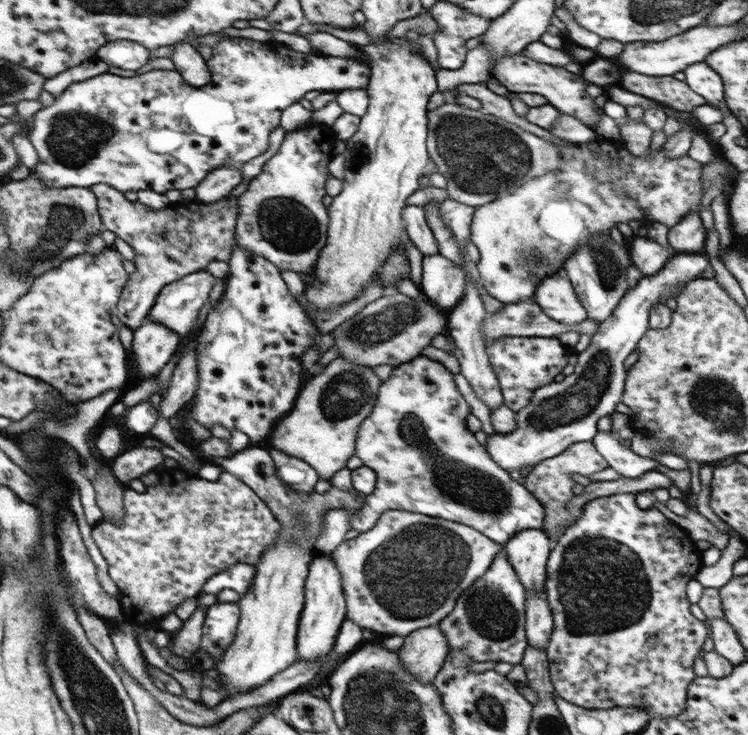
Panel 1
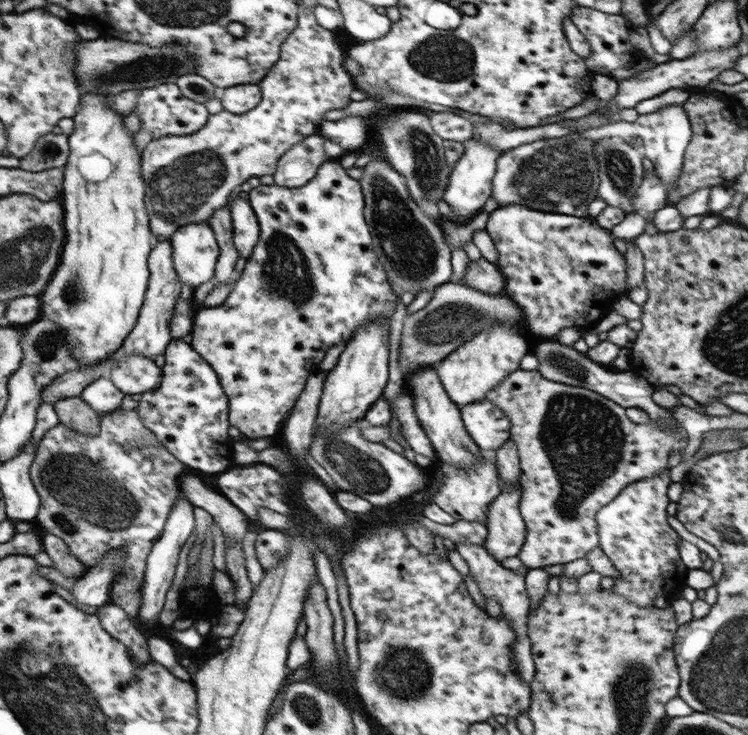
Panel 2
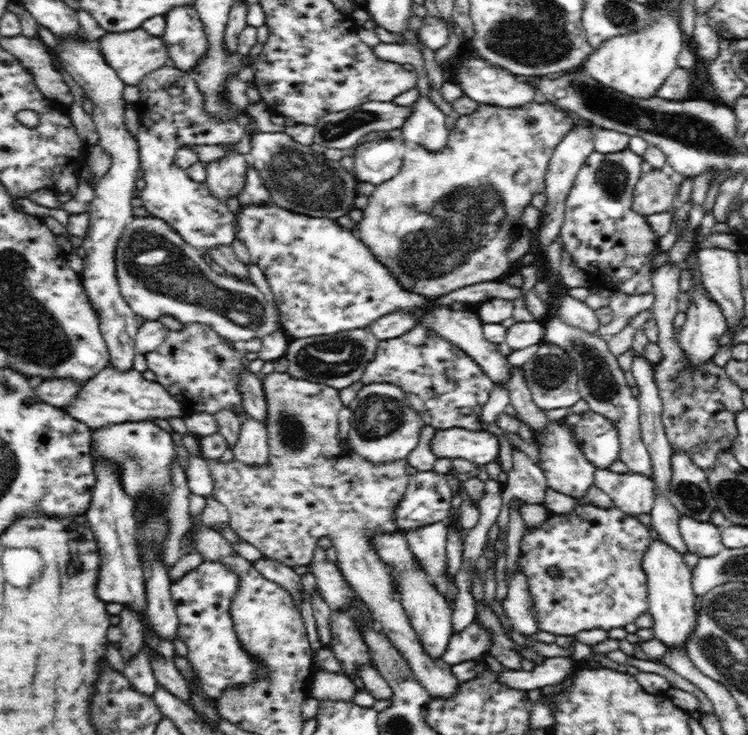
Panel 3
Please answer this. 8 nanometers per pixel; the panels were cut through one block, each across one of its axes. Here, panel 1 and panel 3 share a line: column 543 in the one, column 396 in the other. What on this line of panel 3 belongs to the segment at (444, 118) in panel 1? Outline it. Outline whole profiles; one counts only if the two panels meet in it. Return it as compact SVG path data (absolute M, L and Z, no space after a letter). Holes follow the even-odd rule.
M376 138L360 144L353 152L353 172L361 182L382 184L394 178L400 168L407 140Z

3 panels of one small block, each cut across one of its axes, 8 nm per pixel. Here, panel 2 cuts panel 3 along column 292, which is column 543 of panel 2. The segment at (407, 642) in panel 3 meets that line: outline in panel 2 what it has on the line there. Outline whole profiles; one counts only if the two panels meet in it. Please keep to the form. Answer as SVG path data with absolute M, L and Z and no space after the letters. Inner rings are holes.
M516 370L512 374L508 374L506 379L502 380L490 392L485 394L485 400L493 402L503 413L510 419L511 440L516 443L519 452L519 465L521 468L521 475L519 478L519 486L521 486L520 497L520 515L523 517L526 525L526 536L523 547L518 553L518 558L529 569L543 568L544 566L552 566L552 564L566 564L567 562L578 560L586 556L593 548L599 546L599 536L597 533L596 514L611 500L614 500L623 488L629 484L644 480L661 474L665 468L668 468L668 456L670 452L678 450L682 452L688 444L688 432L680 423L674 418L674 424L669 427L663 427L654 419L650 419L645 423L638 424L631 421L625 413L625 408L612 402L609 398L604 398L601 394L588 390L587 388L580 388L578 386L570 386L569 384L562 384L552 382L540 375L540 372L534 370Z

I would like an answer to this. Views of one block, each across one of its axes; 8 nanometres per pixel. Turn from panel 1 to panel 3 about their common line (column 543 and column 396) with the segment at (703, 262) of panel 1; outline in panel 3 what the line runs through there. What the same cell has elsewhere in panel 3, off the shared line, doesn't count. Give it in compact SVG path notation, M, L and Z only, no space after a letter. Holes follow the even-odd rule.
M374 383L363 386L349 404L350 428L346 438L353 451L372 464L404 460L418 446L420 431L425 426L419 414L410 408L399 386Z

